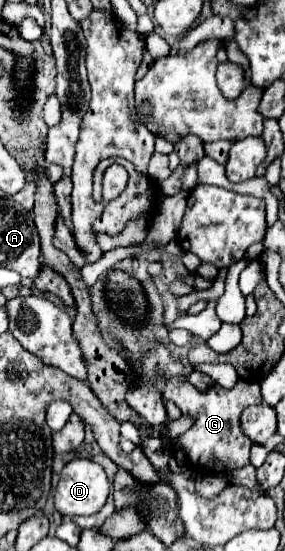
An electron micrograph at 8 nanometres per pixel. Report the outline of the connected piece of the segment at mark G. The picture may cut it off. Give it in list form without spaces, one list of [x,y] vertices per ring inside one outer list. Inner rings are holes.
[[[186,375],[172,377],[166,385],[166,399],[172,399],[184,415],[194,417],[194,425],[176,441],[172,441],[178,447],[184,447],[188,461],[204,471],[210,473],[222,473],[226,467],[244,467],[248,465],[250,457],[250,439],[240,429],[240,413],[250,407],[262,403],[260,397],[260,385],[250,381],[238,381],[232,389],[224,389],[220,385],[214,385],[210,391],[200,393],[192,383],[188,383]]]

